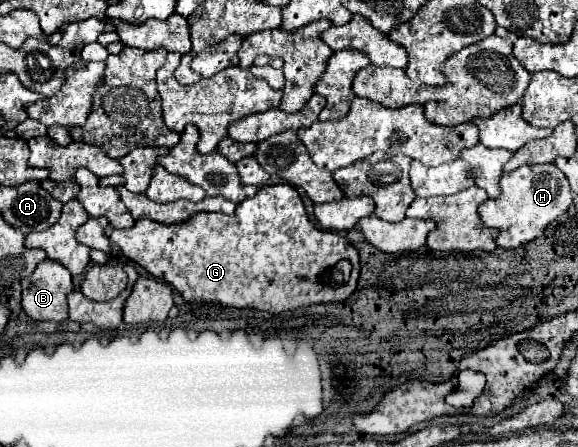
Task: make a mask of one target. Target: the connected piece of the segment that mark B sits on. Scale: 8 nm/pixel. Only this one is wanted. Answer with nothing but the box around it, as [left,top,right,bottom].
[21,260,73,320]

